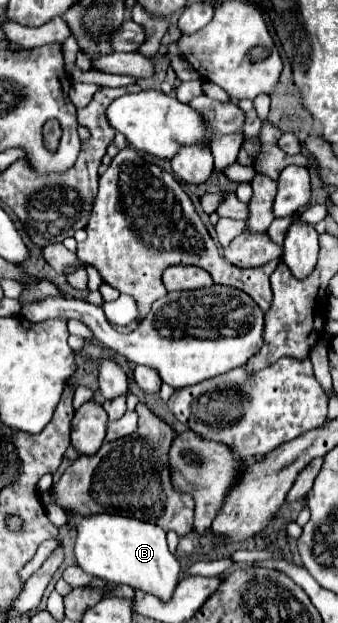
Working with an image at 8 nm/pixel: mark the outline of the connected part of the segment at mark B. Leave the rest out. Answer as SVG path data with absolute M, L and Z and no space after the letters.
M97 514L81 518L77 522L77 532L79 536L75 542L75 556L77 564L87 574L105 578L115 584L127 584L143 594L157 596L161 602L171 600L183 570L179 556L167 548L163 528L127 516Z

